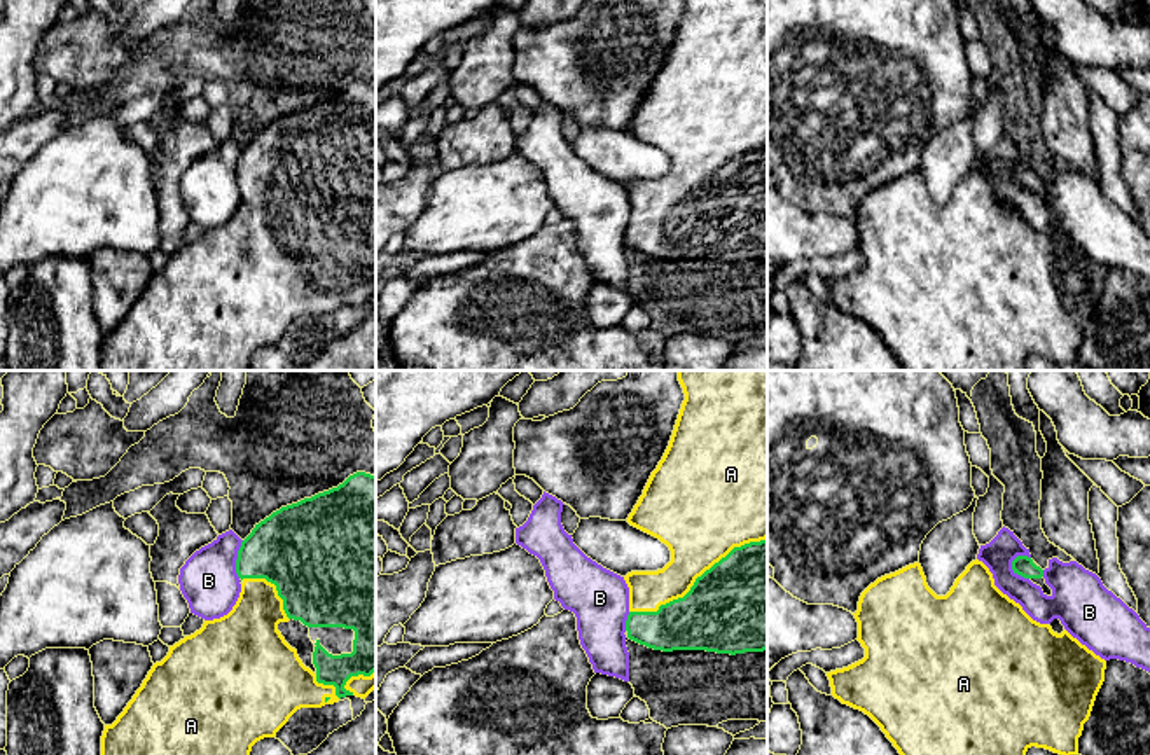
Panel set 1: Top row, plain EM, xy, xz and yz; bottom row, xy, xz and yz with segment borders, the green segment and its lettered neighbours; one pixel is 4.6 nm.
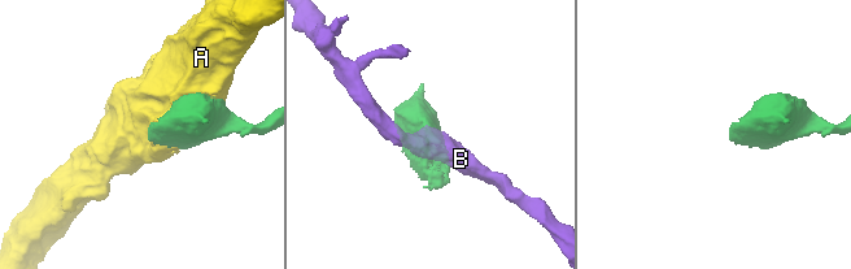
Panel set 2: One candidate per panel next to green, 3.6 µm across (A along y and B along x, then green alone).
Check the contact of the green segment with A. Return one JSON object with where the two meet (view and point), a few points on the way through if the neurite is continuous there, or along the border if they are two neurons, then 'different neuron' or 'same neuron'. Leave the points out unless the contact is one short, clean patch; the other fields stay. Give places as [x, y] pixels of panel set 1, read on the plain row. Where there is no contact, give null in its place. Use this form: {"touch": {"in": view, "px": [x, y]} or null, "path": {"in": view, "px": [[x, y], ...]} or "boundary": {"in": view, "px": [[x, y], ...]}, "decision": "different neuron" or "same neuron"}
{"touch": {"in": "xz", "px": [696, 187]}, "decision": "same neuron"}

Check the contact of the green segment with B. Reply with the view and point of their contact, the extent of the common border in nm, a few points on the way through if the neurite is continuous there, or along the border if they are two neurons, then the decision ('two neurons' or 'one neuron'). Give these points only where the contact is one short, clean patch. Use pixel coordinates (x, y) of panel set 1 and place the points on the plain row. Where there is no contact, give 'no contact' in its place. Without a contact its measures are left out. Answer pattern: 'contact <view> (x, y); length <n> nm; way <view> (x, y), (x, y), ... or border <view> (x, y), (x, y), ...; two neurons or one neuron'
contact yz (1014, 179); length 130 nm; border yz (1018, 163), (1012, 177), (1028, 187); two neurons

